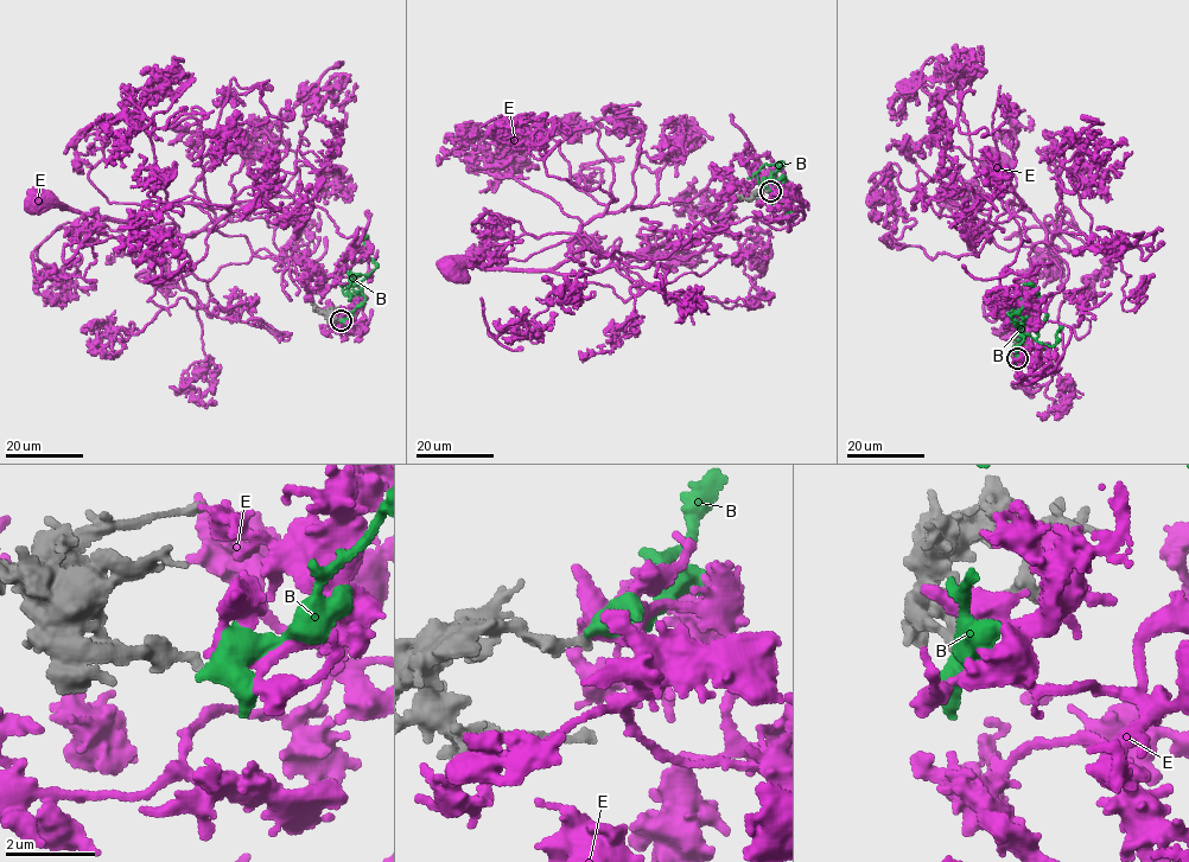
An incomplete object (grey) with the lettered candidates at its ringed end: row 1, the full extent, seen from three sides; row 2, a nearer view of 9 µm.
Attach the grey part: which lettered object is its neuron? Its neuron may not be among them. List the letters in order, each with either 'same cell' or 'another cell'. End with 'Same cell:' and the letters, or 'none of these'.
B: another cell
E: same cell
Same cell: E

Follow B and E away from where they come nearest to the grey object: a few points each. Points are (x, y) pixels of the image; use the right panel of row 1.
B: (1017, 358), (1016, 348), (1023, 337), (1017, 325), (1023, 326), (1023, 334), (1051, 346), (1062, 326)
E: (1017, 358), (1031, 363), (1034, 374), (1061, 356), (1072, 330), (1044, 317), (1068, 267), (994, 171), (996, 158)

